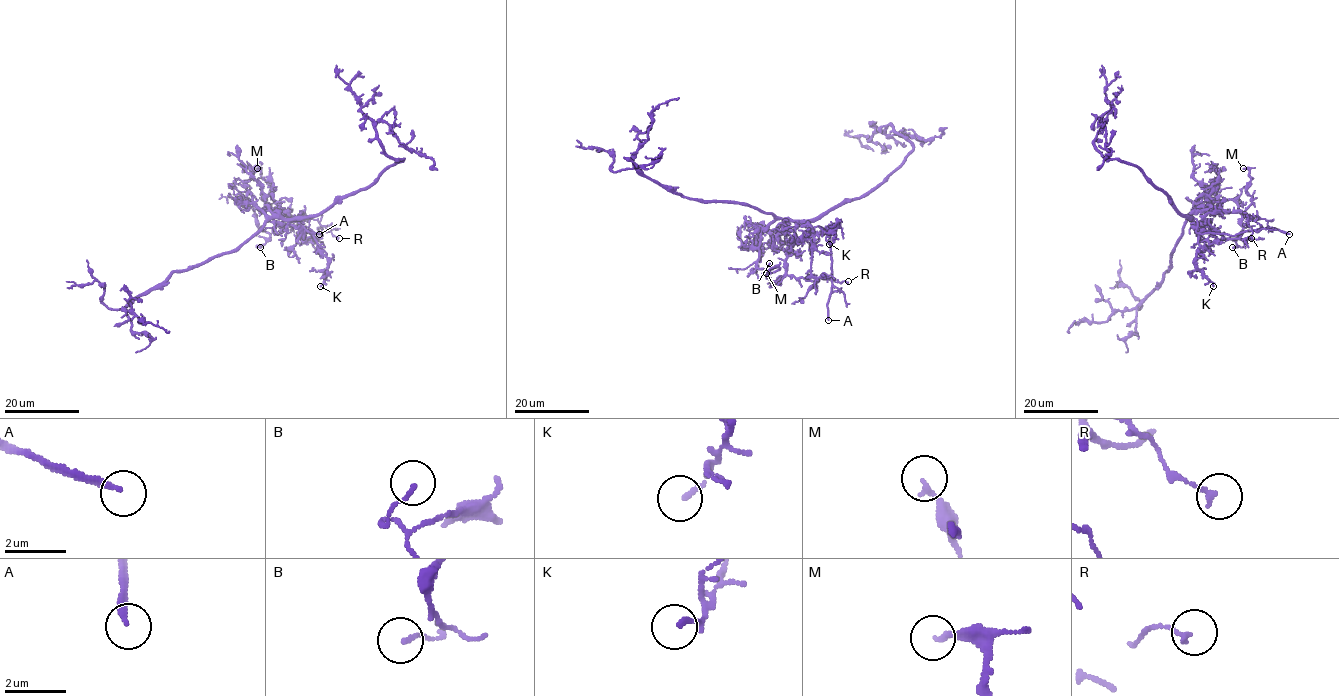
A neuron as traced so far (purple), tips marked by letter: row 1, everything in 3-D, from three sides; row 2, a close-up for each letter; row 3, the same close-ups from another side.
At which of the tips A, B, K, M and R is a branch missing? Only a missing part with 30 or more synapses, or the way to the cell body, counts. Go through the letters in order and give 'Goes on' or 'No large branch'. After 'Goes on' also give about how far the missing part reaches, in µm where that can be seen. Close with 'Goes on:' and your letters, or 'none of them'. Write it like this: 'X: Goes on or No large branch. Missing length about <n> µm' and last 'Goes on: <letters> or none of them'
A: Goes on. Missing length about 45 µm
B: No large branch
K: No large branch
M: No large branch
R: No large branch
Goes on: A

